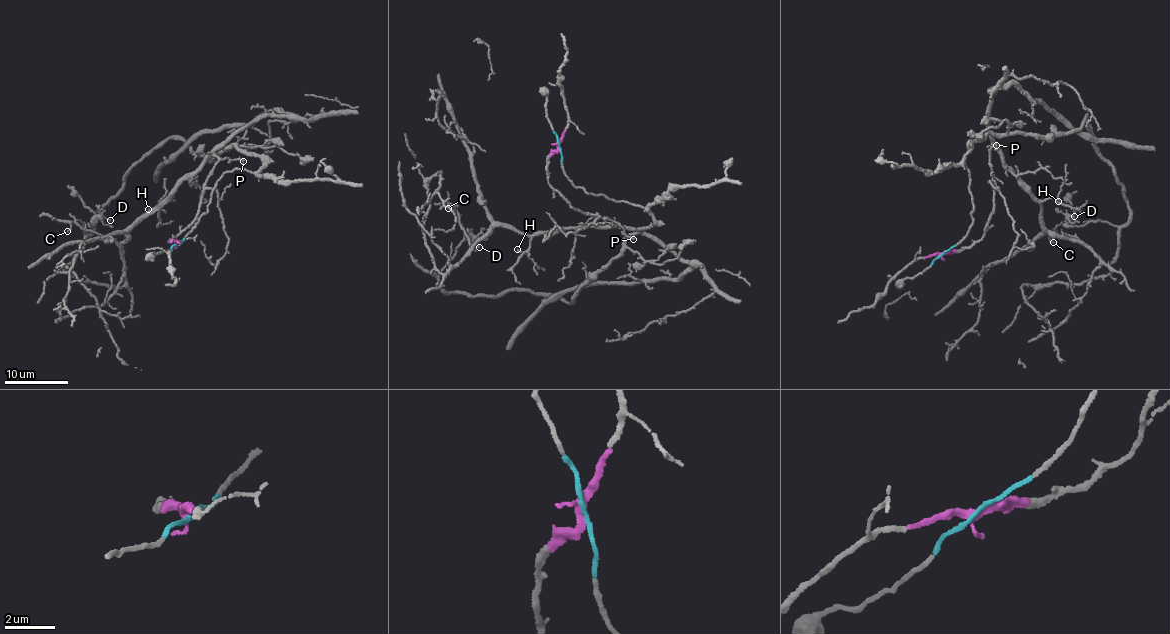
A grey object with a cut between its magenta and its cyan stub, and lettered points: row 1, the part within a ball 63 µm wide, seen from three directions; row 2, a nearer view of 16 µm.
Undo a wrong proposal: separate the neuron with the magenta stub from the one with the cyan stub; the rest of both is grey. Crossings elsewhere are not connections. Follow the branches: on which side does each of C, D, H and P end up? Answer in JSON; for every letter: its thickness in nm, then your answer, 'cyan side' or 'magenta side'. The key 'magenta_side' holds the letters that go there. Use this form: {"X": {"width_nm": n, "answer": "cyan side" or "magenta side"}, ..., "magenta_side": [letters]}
{"C": {"width_nm": 130, "answer": "magenta side"}, "D": {"width_nm": 100, "answer": "cyan side"}, "H": {"width_nm": 120, "answer": "magenta side"}, "P": {"width_nm": 160, "answer": "magenta side"}, "magenta_side": ["C", "H", "P"]}

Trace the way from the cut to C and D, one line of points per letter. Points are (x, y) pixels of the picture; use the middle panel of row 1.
C: (559, 145), (549, 185), (615, 224), (529, 236), (495, 226), (471, 248), (448, 209)
D: (559, 146), (573, 184), (640, 205), (654, 223), (570, 303), (443, 290), (439, 270), (459, 244), (479, 247)

